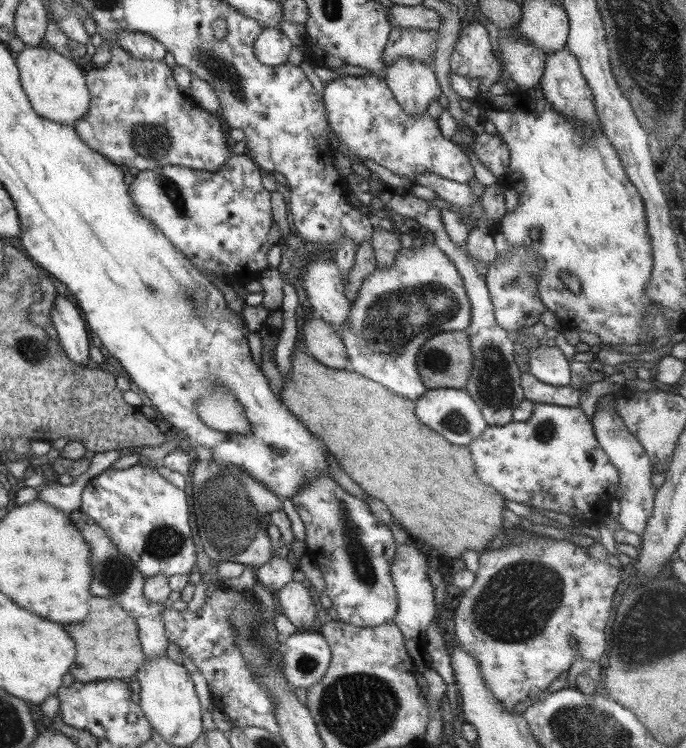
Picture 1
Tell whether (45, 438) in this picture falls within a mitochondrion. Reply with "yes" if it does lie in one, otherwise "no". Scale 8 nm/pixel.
no

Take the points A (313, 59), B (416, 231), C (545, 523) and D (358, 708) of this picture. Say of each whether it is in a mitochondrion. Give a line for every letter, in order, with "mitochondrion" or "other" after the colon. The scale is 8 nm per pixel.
A: other
B: other
C: other
D: mitochondrion

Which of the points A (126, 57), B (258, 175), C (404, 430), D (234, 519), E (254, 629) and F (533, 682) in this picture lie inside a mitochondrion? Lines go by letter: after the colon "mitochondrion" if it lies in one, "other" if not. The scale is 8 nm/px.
A: other
B: other
C: other
D: mitochondrion
E: mitochondrion
F: other

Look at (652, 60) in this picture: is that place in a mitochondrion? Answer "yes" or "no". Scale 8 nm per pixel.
yes

